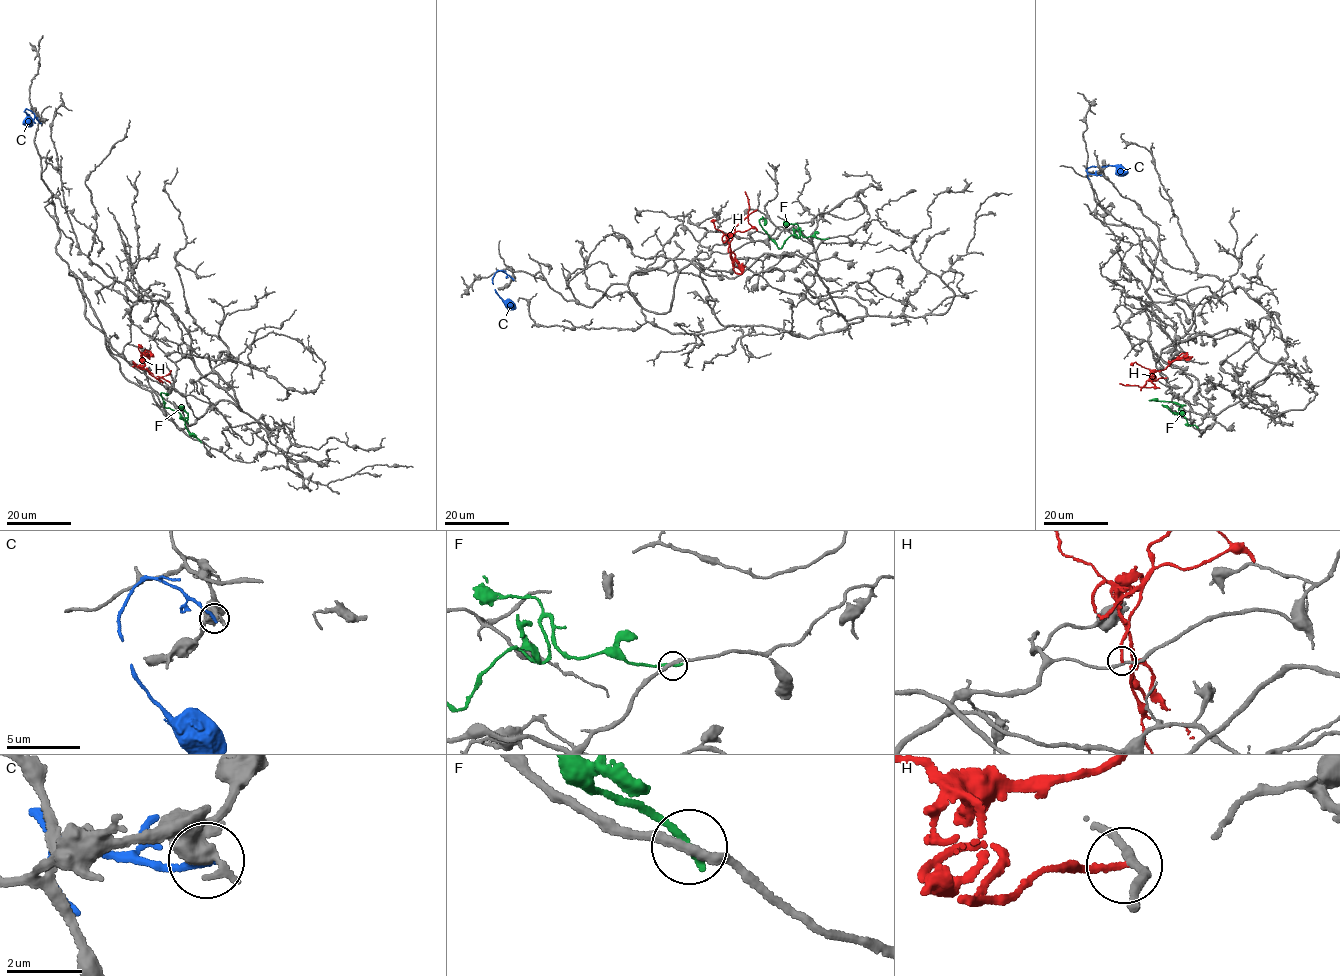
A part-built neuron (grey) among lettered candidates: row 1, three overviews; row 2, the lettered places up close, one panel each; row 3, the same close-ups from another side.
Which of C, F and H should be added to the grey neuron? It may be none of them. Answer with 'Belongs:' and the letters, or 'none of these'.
Belongs: none of these

